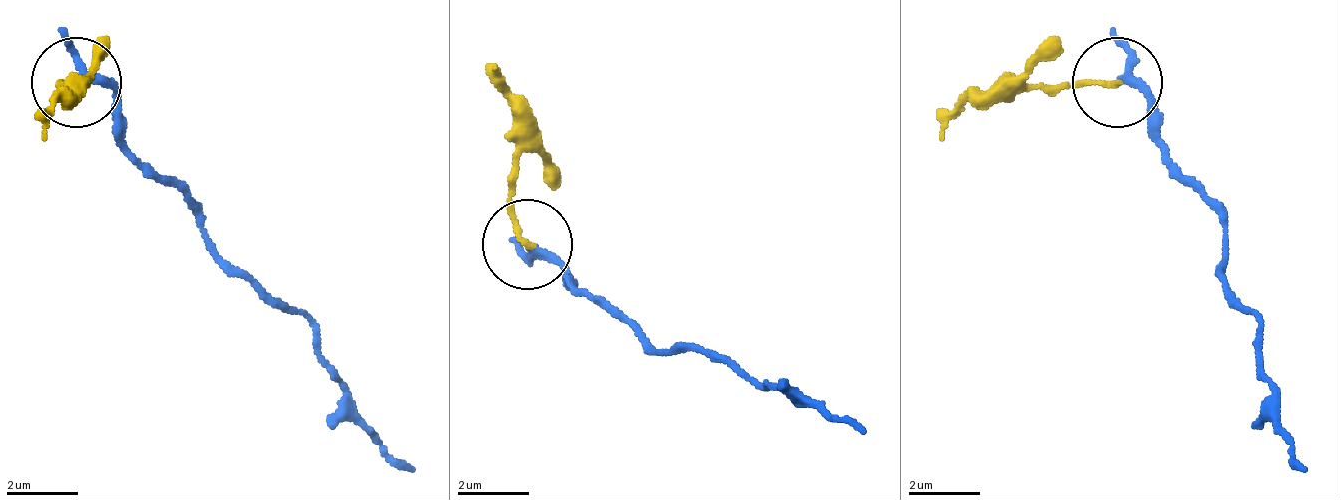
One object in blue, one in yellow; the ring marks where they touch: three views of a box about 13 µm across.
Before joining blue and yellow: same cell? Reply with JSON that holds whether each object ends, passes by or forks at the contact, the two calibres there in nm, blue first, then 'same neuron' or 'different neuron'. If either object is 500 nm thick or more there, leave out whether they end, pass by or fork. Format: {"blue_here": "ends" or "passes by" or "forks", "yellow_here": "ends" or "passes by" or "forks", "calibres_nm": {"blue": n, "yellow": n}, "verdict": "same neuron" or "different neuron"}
{"blue_here": "passes by", "yellow_here": "ends", "calibres_nm": {"blue": 190, "yellow": 150}, "verdict": "different neuron"}

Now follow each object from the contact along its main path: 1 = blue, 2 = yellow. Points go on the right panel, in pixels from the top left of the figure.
1: (1119, 80), (1146, 98), (1146, 134), (1227, 224), (1227, 260), (1218, 269), (1254, 314), (1272, 431), (1308, 467)
2: (1119, 80), (1083, 89), (984, 89), (939, 143)

